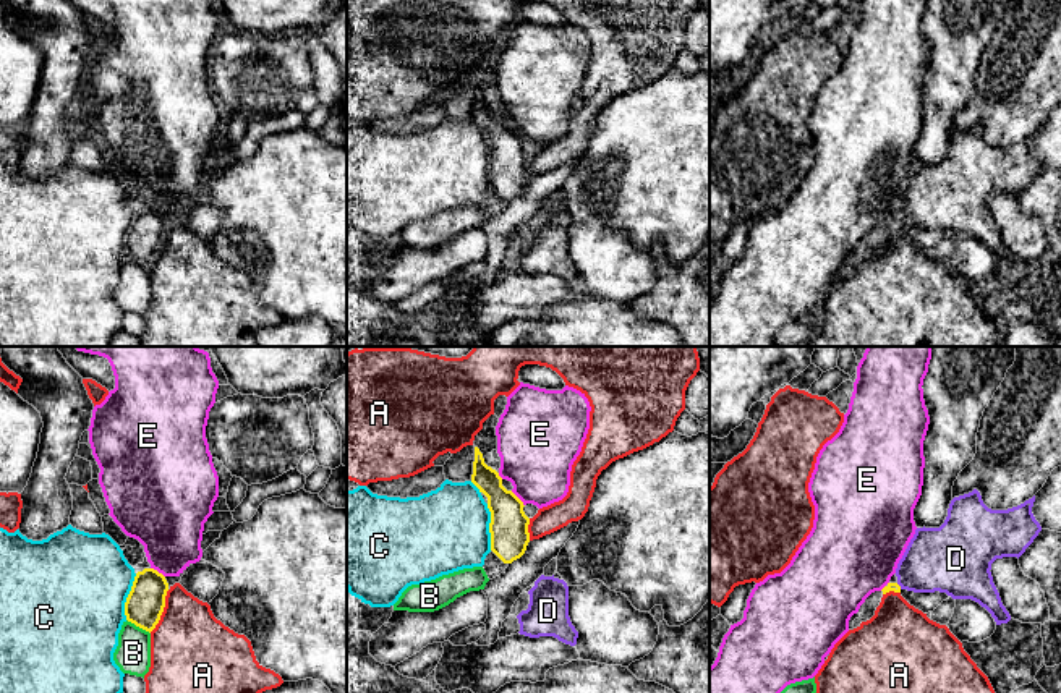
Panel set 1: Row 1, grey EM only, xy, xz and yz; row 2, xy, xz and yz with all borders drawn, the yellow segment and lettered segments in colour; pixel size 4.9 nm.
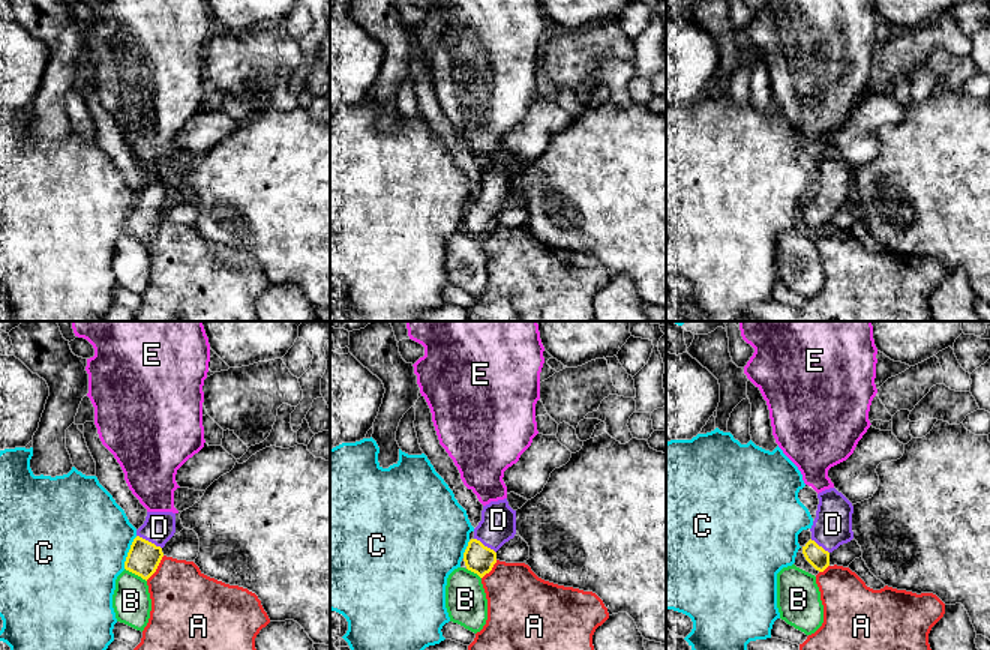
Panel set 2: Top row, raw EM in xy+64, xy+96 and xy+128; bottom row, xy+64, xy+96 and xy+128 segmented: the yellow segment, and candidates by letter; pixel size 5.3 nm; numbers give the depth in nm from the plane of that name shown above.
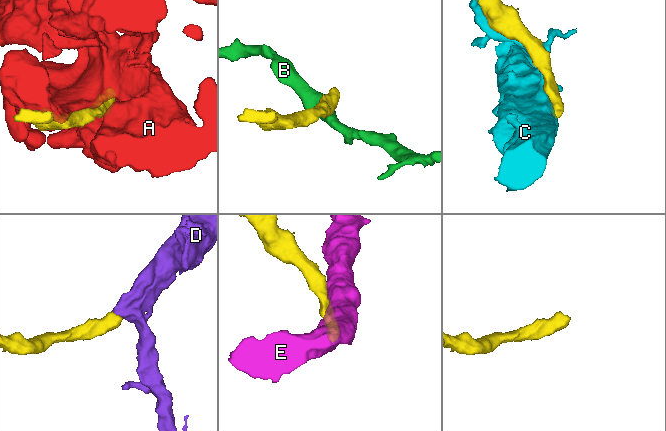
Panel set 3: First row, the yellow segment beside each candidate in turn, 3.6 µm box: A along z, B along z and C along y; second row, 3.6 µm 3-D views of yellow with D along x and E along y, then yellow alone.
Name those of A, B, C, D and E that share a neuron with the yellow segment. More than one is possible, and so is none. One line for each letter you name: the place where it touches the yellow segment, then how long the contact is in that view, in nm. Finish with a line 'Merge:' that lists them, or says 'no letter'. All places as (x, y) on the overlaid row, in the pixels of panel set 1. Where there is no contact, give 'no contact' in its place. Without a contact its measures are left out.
D: contact yz (899, 586); length 40 nm
Merge: D

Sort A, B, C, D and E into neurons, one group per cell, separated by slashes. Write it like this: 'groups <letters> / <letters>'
groups A / B / C / D / E

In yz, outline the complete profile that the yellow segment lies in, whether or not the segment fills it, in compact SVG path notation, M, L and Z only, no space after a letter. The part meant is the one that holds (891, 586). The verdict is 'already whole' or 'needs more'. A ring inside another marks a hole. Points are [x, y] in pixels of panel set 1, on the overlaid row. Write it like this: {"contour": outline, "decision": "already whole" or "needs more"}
{"contour": "M977 489L954 497L940 528L917 528L896 568L896 583L883 594L902 589L946 593L985 607L996 625L1011 620L993 583L991 563L1021 557L1042 531L1032 513L1035 495L1008 510L988 508Z", "decision": "needs more"}

